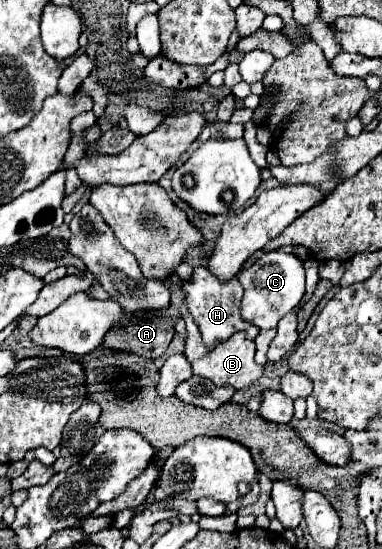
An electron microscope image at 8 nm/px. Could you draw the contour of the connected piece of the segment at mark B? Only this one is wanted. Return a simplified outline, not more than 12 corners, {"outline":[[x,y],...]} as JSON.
{"outline":[[181,287],[171,305],[187,325],[183,355],[215,385],[247,389],[263,373],[245,333],[209,349]]}

